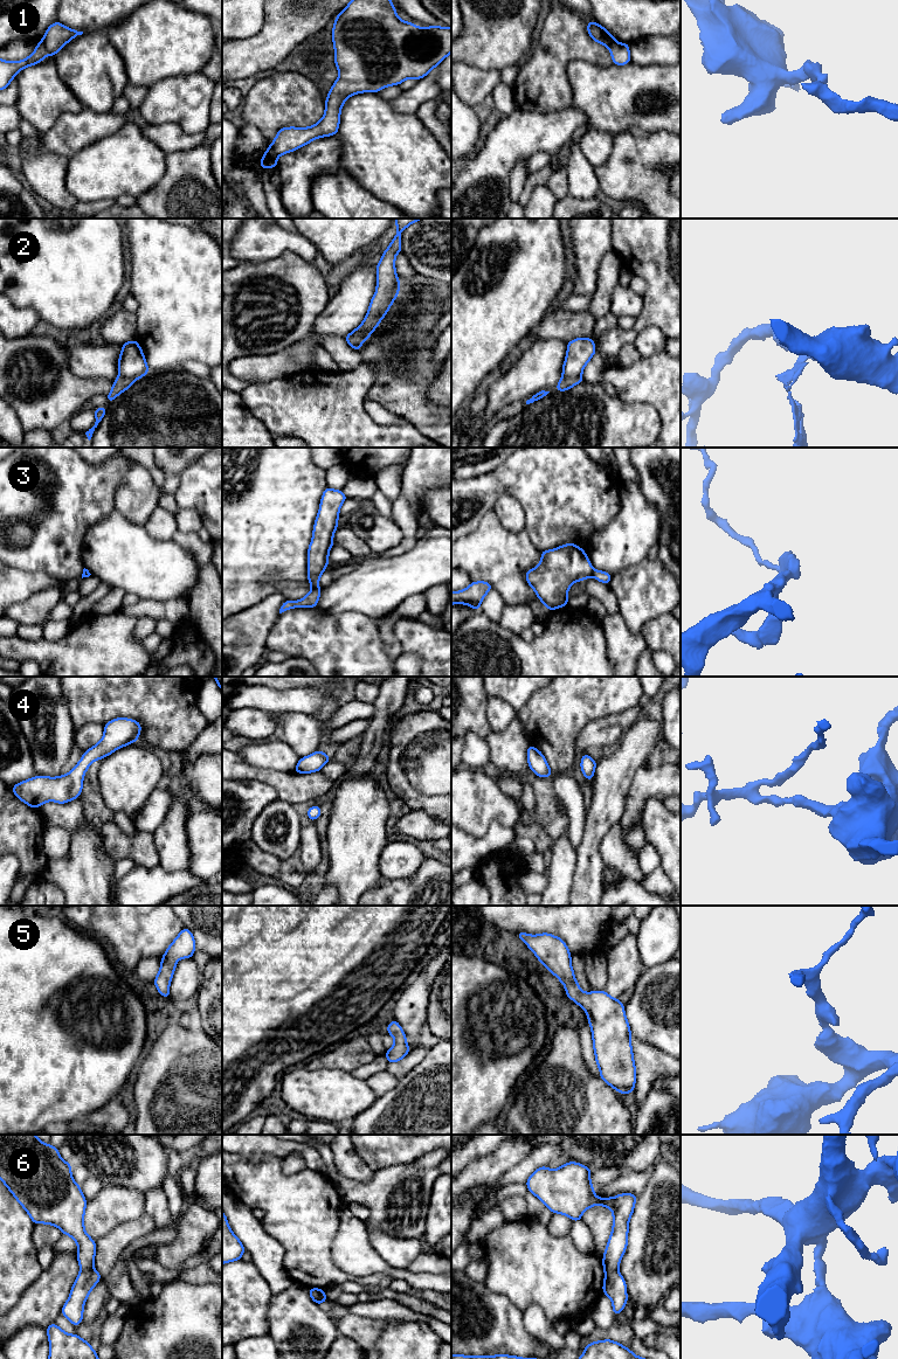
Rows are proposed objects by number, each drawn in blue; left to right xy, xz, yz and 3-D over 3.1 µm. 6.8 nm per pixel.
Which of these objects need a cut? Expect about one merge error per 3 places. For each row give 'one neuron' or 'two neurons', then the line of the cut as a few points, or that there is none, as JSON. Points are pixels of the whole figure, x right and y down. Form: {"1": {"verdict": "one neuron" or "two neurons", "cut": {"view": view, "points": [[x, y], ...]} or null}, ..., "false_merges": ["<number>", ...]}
{"1": {"verdict": "two neurons", "cut": {"view": "xy", "points": [[41, 41], [49, 54]]}}, "2": {"verdict": "two neurons", "cut": {"view": "yz", "points": [[580, 374], [563, 378]]}}, "3": {"verdict": "two neurons", "cut": {"view": "xz", "points": [[312, 587], [318, 588]]}}, "4": {"verdict": "one neuron", "cut": null}, "5": {"verdict": "one neuron", "cut": null}, "6": {"verdict": "two neurons", "cut": {"view": "xy", "points": [[92, 1268], [81, 1270]]}}, "false_merges": ["1", "2", "3", "6"]}

